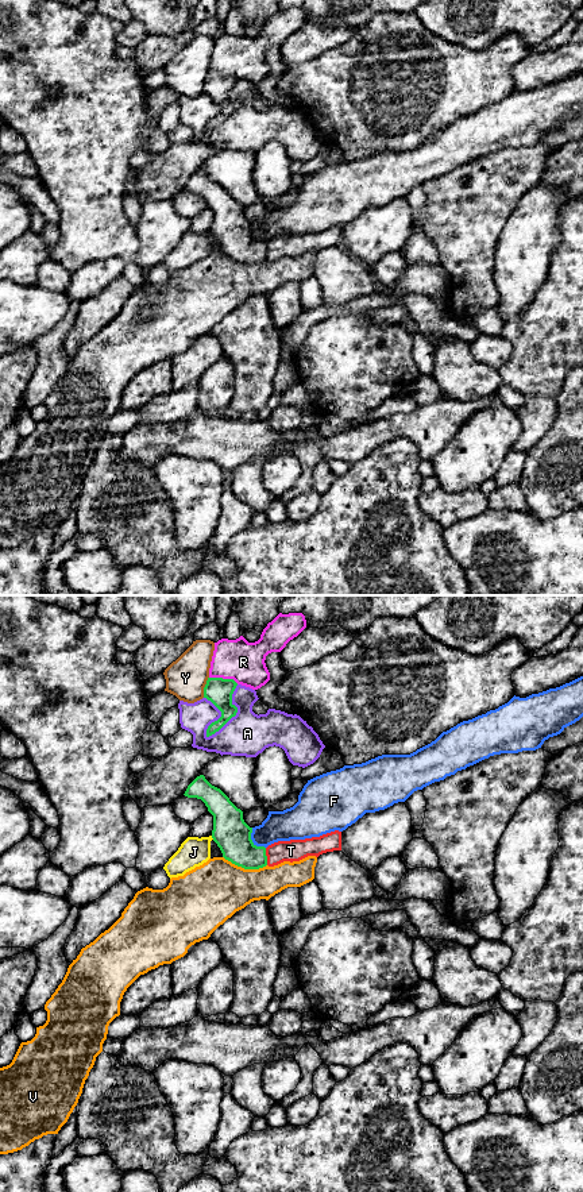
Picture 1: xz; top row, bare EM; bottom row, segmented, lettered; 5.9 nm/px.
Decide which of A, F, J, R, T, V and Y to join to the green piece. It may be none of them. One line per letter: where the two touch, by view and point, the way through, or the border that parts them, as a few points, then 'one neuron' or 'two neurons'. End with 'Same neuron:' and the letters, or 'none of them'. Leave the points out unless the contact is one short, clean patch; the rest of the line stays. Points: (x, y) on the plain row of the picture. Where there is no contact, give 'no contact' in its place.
A: contact xz (235, 110); two neurons
F: contact xz (251, 236); border xz (251, 223), (251, 235), (265, 243); two neurons
J: contact xz (212, 232); two neurons
R: contact xz (224, 74); two neurons
T: contact xz (266, 251); border xz (265, 243), (267, 259); two neurons
V: contact xz (244, 263); border xz (223, 251), (244, 263), (262, 263), (266, 261); two neurons
Y: contact xz (204, 83); two neurons
Same neuron: none of them

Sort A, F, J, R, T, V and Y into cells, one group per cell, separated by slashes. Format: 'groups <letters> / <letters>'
groups A / F / J / R / T / V / Y

